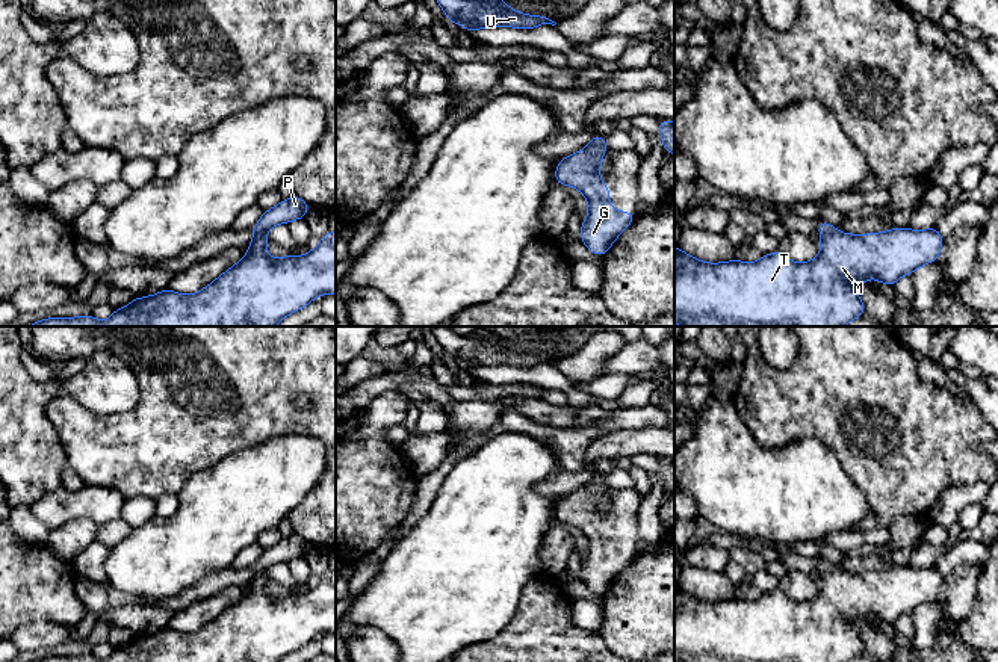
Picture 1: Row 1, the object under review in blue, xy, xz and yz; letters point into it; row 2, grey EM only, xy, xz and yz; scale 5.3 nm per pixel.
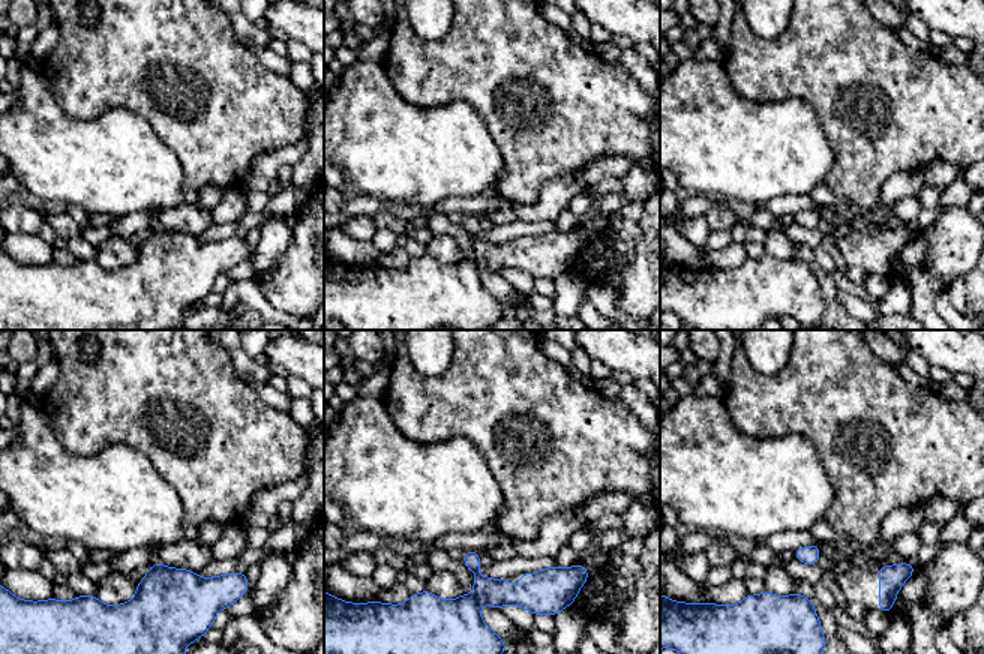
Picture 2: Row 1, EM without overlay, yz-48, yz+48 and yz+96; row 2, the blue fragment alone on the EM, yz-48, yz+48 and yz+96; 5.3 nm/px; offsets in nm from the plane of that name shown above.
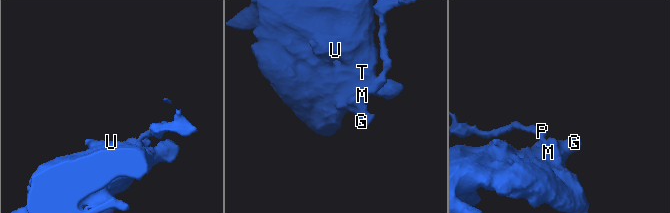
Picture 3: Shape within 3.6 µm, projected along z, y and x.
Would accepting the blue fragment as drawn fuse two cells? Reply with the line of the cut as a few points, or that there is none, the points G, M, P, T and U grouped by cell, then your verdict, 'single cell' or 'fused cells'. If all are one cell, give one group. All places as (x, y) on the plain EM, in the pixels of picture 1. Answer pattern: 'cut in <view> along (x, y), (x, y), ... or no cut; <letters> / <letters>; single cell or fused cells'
cut in yz along (835, 567), (821, 576); G M T U / P; fused cells

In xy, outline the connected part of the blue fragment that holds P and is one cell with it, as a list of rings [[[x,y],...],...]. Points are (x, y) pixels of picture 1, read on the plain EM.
[[[293,534],[289,538],[283,538],[274,547],[268,547],[263,550],[259,561],[251,567],[253,573],[262,574],[266,573],[277,562],[287,562],[290,559],[305,556],[308,547],[308,543],[298,534]]]

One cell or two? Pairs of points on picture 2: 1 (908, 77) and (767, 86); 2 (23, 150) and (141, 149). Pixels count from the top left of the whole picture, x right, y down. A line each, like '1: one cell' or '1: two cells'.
1: one cell
2: one cell

